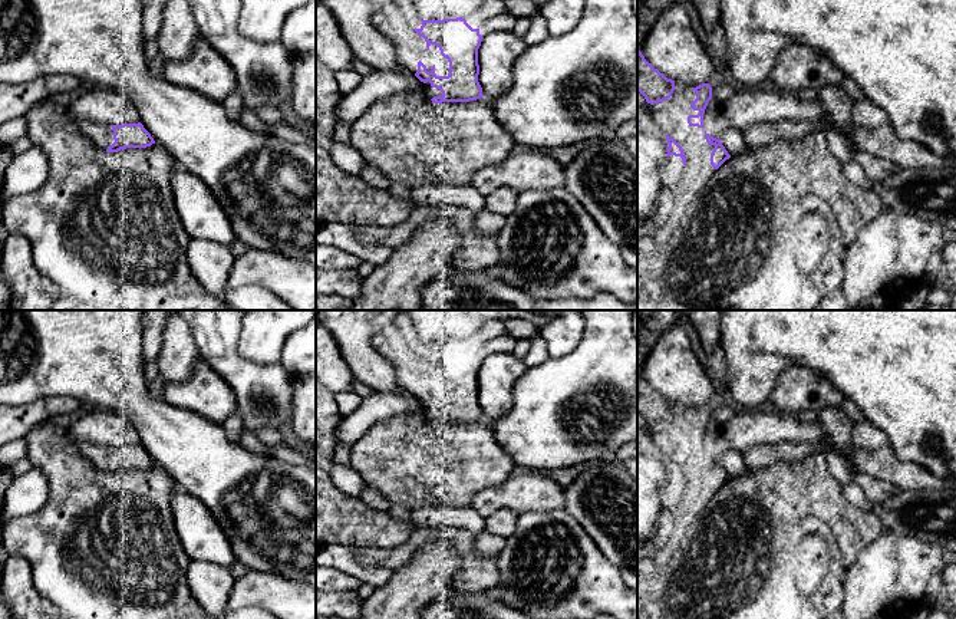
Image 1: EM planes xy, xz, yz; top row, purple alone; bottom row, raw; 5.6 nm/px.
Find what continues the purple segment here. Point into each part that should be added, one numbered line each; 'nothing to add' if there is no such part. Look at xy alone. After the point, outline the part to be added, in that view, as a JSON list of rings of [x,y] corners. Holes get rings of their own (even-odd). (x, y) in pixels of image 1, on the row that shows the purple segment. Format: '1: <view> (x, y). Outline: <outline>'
1: xy (102, 135). Outline: [[[78,121],[78,128],[85,136],[88,136],[96,146],[103,151],[106,151],[115,142],[111,125],[90,121]]]

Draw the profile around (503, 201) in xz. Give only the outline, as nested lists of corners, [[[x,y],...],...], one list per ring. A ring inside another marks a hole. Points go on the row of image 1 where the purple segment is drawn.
[[[498,188],[485,197],[485,210],[507,217],[517,207],[517,195],[518,194],[510,188]]]

